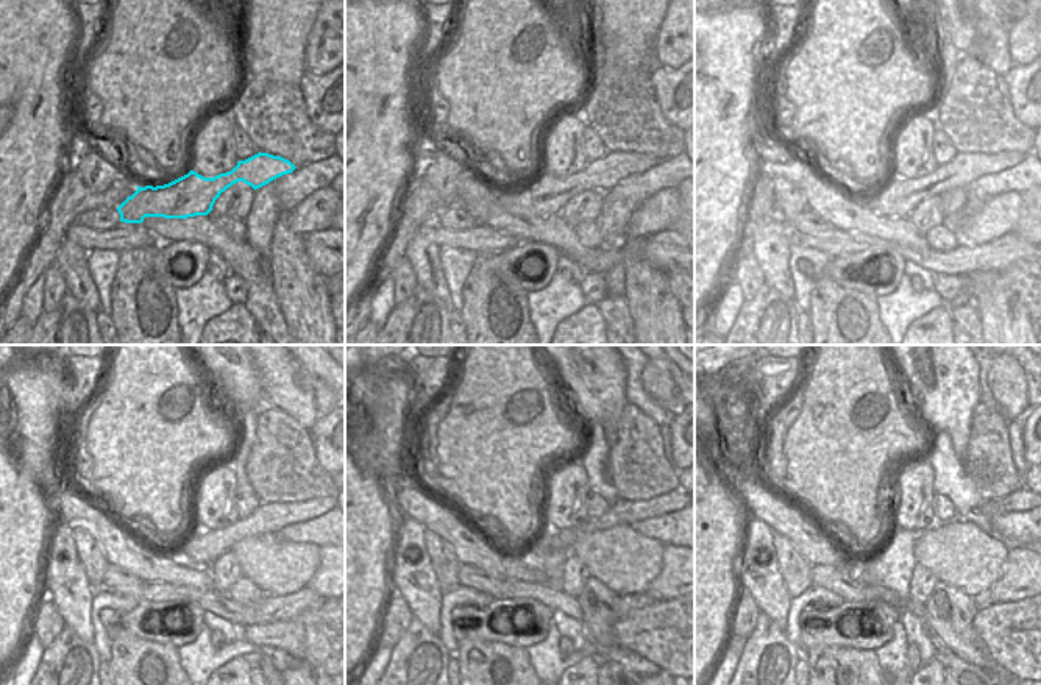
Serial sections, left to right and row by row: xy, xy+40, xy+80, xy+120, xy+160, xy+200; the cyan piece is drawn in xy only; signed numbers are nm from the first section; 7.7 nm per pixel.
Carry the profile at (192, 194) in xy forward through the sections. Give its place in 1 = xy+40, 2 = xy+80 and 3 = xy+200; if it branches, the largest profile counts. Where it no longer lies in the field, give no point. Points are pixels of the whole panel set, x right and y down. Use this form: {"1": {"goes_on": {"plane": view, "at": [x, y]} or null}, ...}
{"1": {"goes_on": {"plane": "xy+40", "at": [547, 195]}}, "2": {"goes_on": {"plane": "xy+80", "at": [899, 197]}}, "3": {"goes_on": {"plane": "xy+200", "at": [1012, 503]}}}

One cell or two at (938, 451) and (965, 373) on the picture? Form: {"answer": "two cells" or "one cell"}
{"answer": "two cells"}

